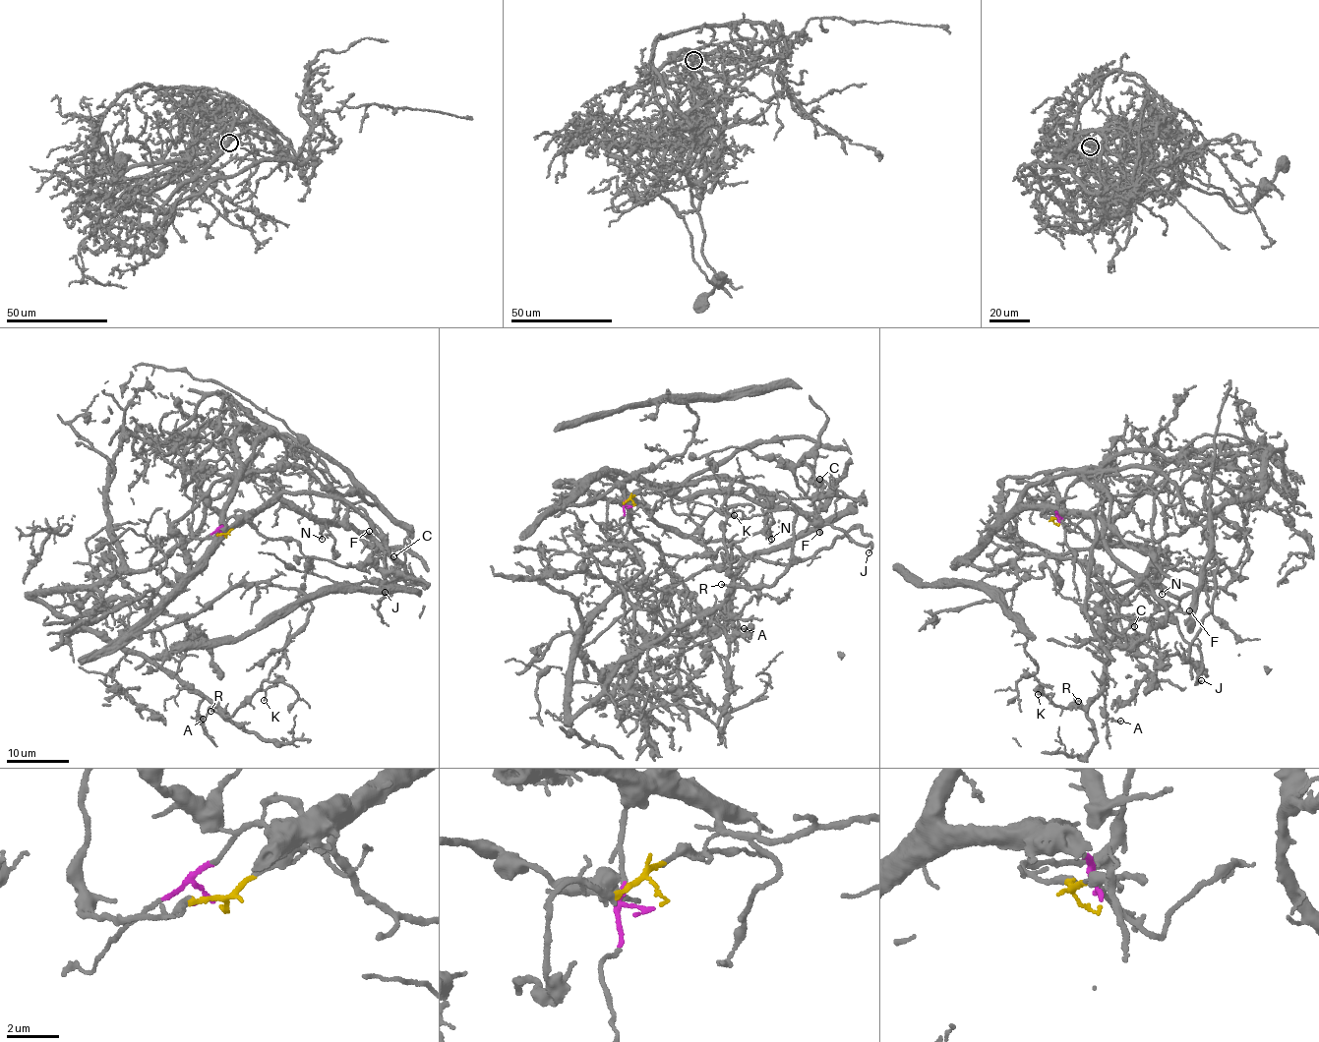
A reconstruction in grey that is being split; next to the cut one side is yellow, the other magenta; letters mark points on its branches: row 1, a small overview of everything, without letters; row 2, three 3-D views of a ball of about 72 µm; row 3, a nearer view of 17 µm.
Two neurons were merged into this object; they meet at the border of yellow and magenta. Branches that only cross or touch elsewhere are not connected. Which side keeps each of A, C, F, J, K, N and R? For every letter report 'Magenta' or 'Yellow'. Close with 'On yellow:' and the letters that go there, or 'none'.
A: Yellow
C: Magenta
F: Magenta
J: Magenta
K: Yellow
N: Yellow
R: Yellow
On yellow: A, K, N, R

